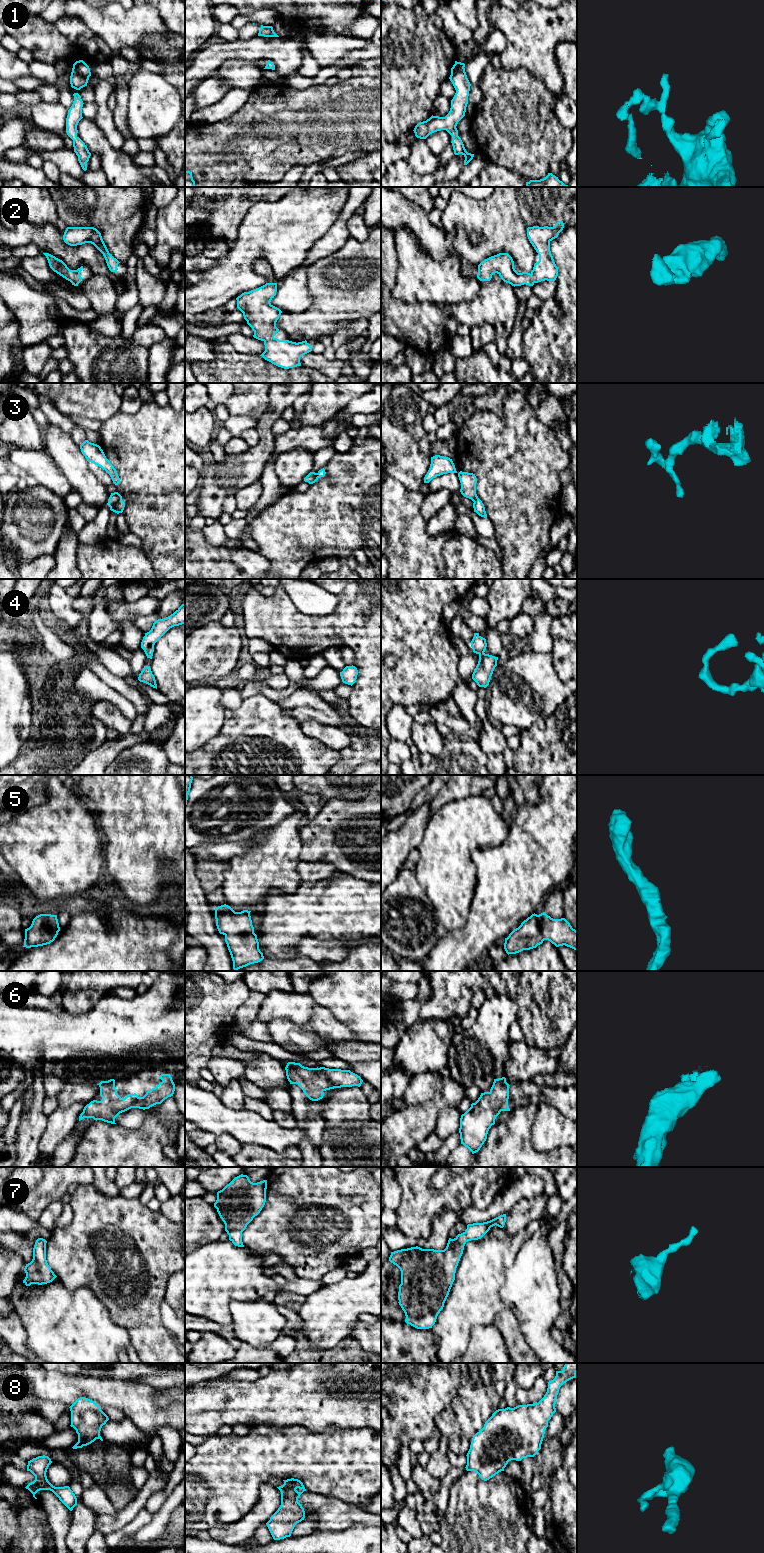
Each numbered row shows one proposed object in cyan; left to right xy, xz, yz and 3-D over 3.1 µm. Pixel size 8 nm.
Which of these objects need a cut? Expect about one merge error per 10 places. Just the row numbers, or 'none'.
none

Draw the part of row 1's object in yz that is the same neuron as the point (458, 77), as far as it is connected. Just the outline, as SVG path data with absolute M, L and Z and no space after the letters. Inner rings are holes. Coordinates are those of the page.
M455 61L451 68L449 77L456 93L451 100L451 108L445 117L431 116L426 121L418 123L414 128L417 138L426 139L430 134L446 130L452 137L452 146L455 155L462 154L465 157L464 165L467 165L474 157L474 154L468 153L464 147L461 138L458 136L456 128L458 122L465 116L470 91L470 82L465 72L465 64Z

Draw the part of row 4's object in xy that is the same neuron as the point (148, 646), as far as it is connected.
M185 603L182 604L173 614L158 619L153 623L151 630L145 633L141 642L147 658L152 659L155 643L172 627L185 624Z

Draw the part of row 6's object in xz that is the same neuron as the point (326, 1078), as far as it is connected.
M288 1062L285 1070L290 1084L298 1084L304 1094L312 1101L322 1099L326 1090L360 1087L363 1082L360 1076L350 1070L325 1067L308 1068L295 1062Z

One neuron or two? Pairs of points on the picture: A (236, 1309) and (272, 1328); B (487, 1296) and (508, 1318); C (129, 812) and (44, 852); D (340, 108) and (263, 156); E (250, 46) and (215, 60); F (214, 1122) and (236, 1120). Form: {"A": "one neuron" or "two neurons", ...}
{"A": "one neuron", "B": "two neurons", "C": "two neurons", "D": "one neuron", "E": "one neuron", "F": "one neuron"}

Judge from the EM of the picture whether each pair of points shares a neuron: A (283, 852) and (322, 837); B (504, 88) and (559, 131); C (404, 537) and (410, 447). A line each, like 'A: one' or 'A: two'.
A: two
B: one
C: two

